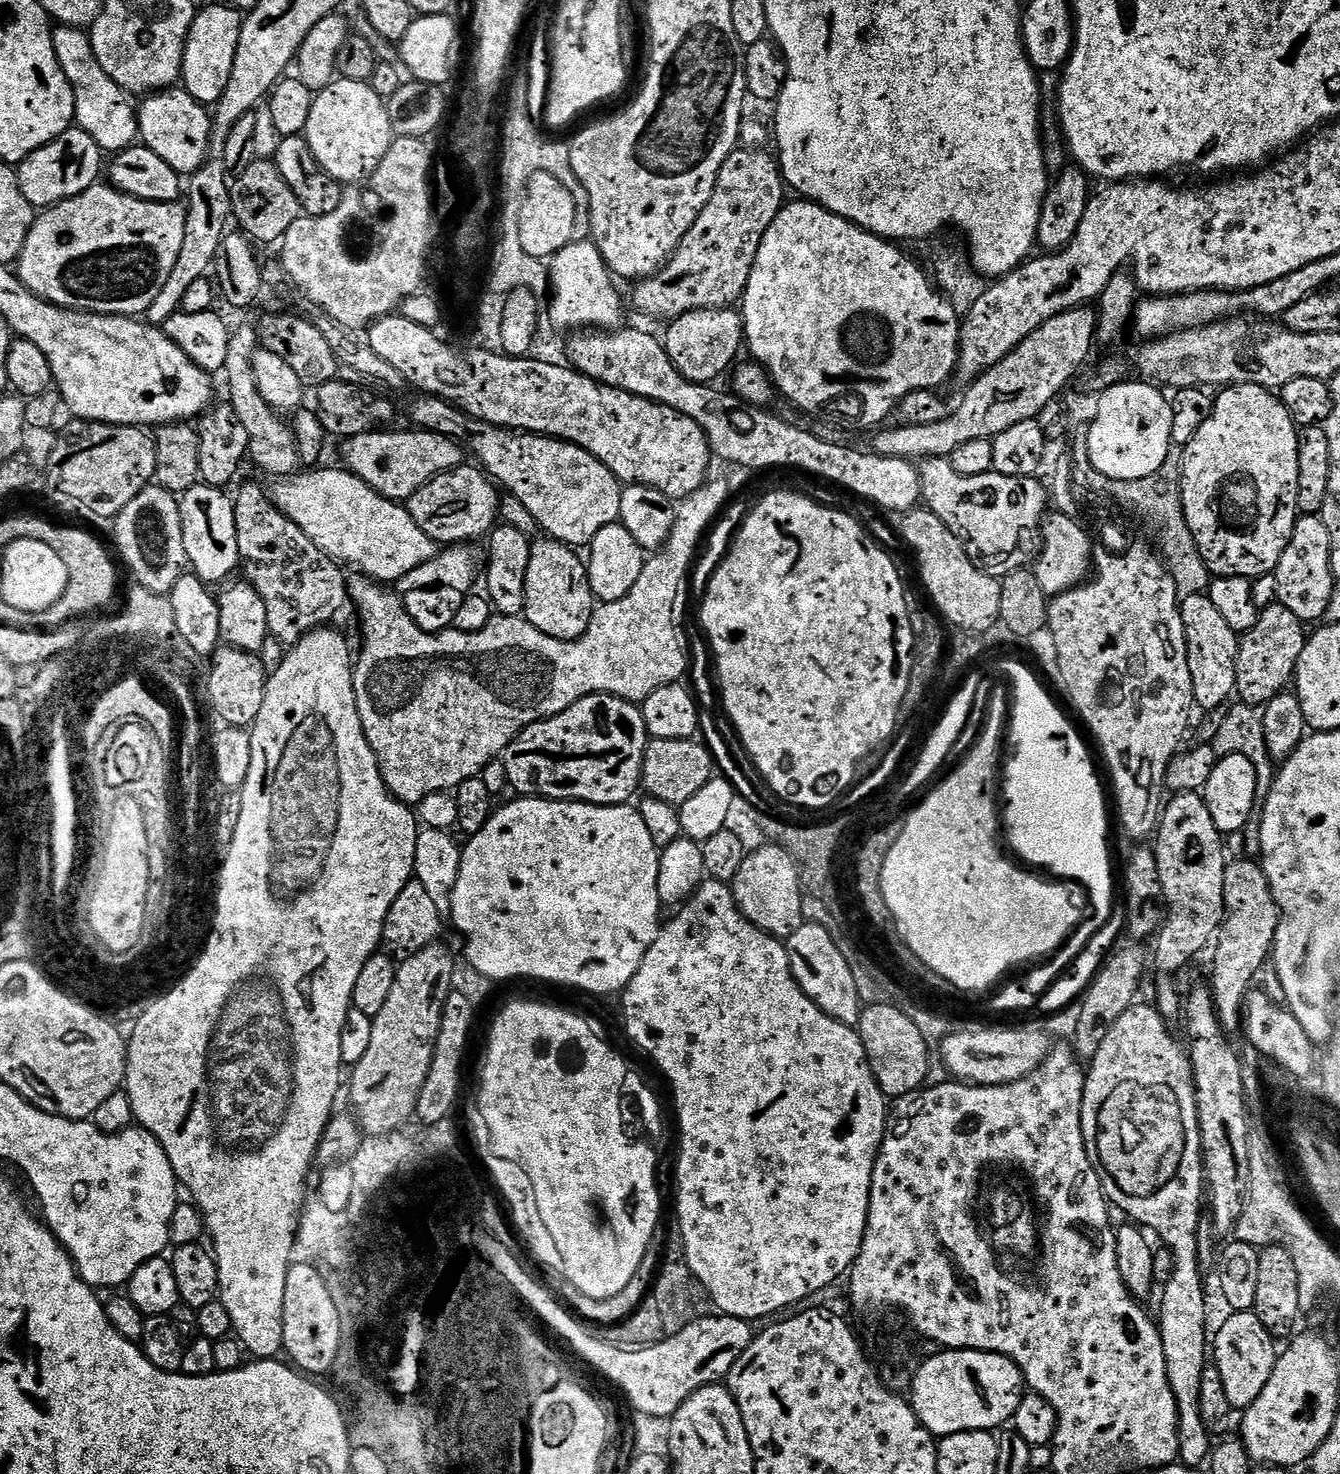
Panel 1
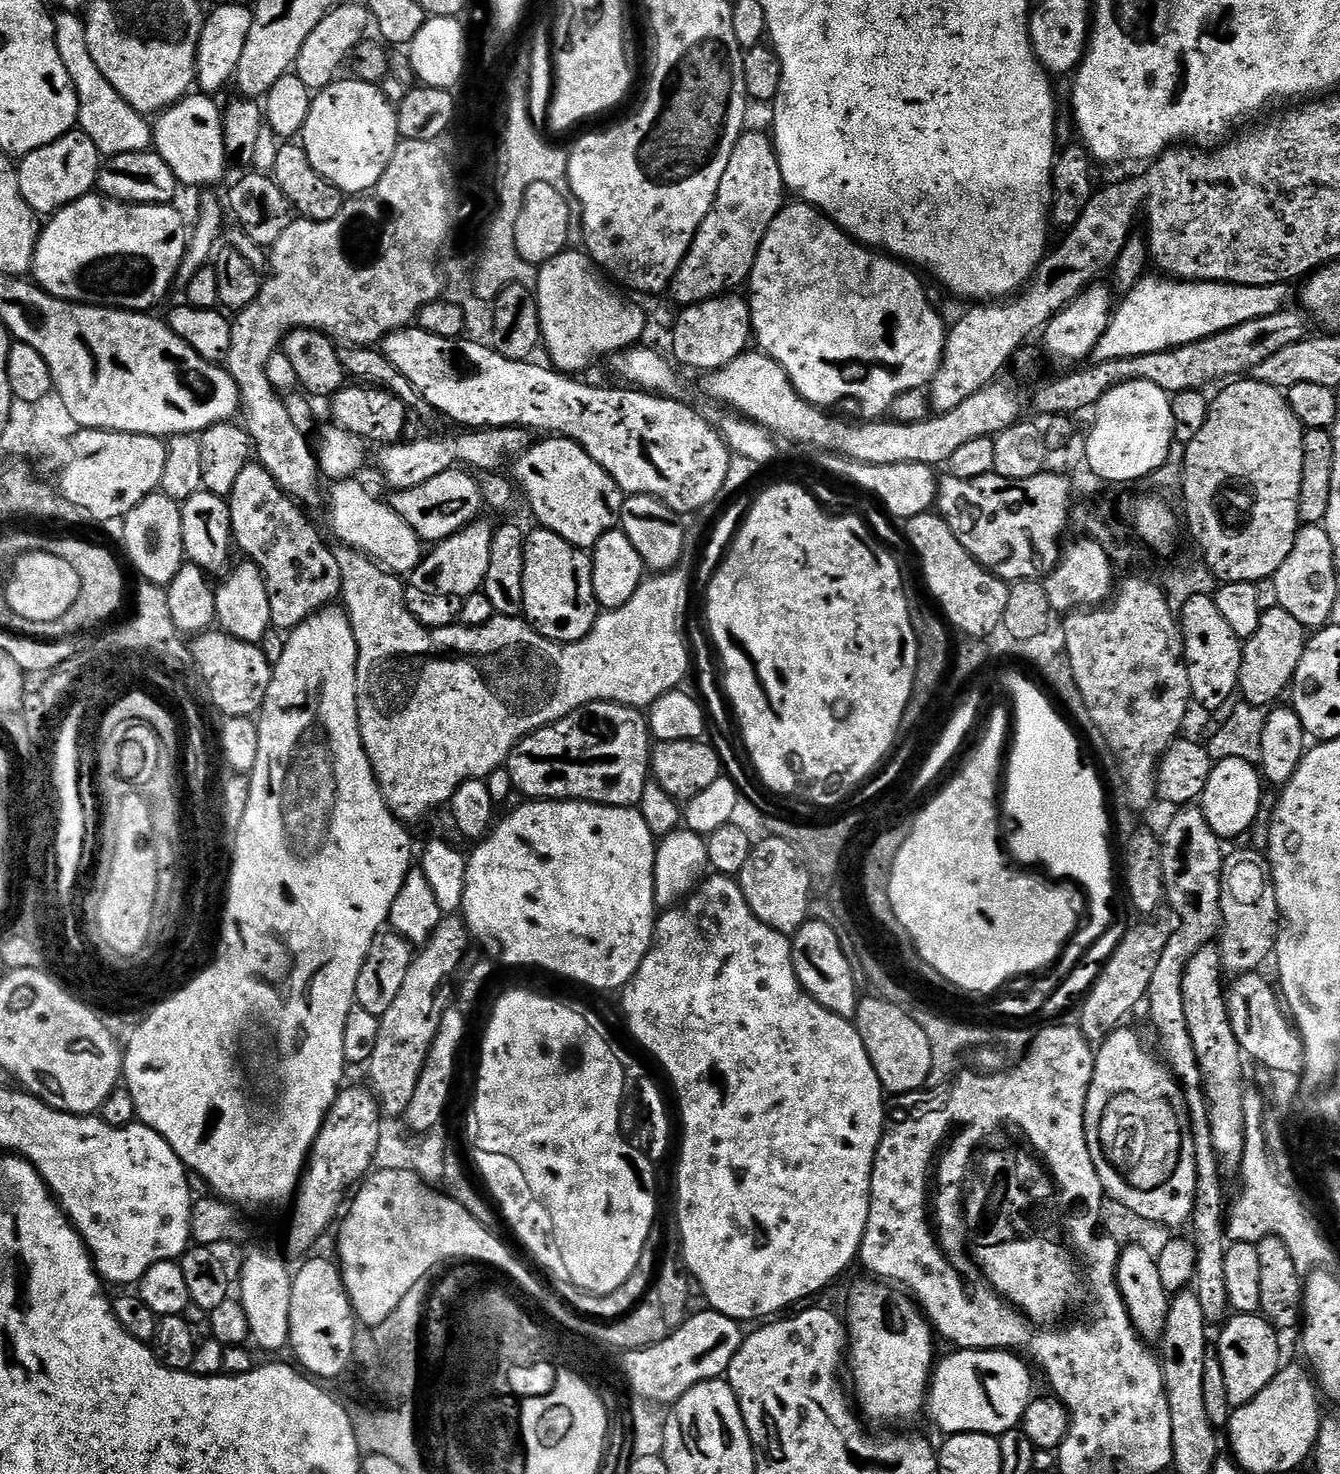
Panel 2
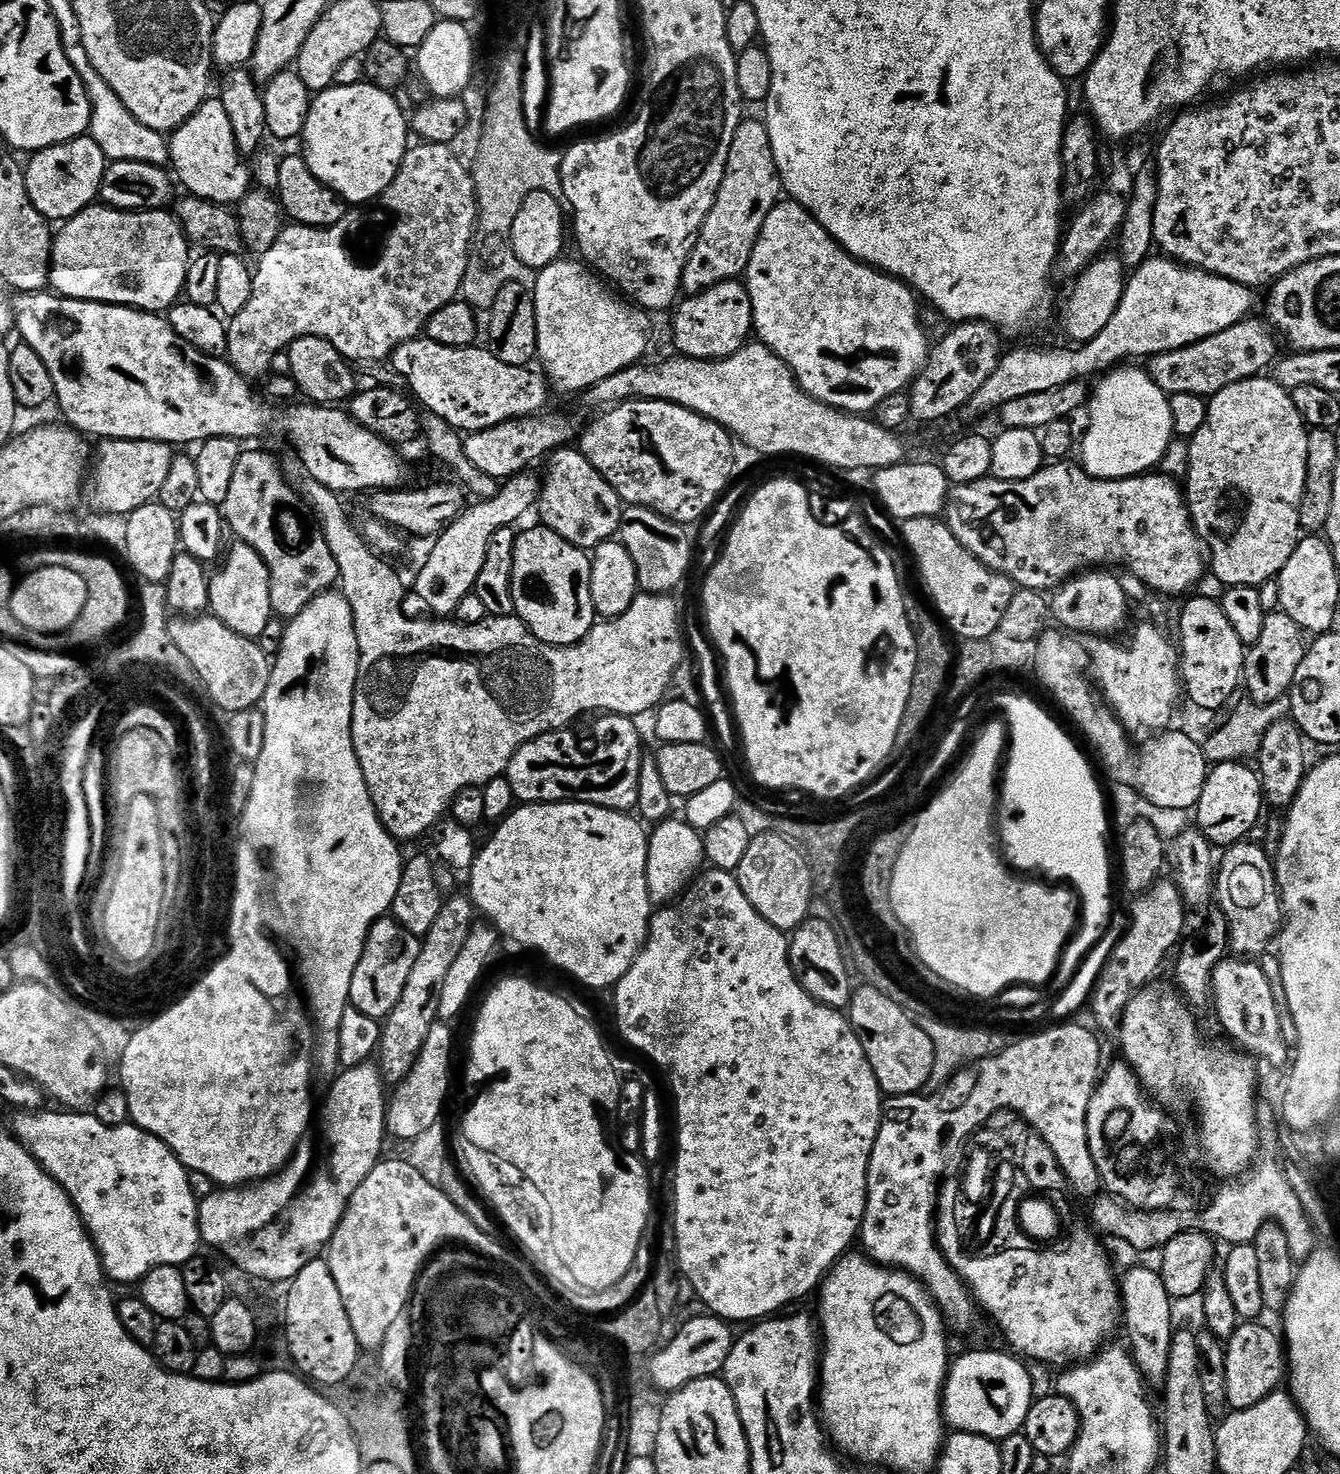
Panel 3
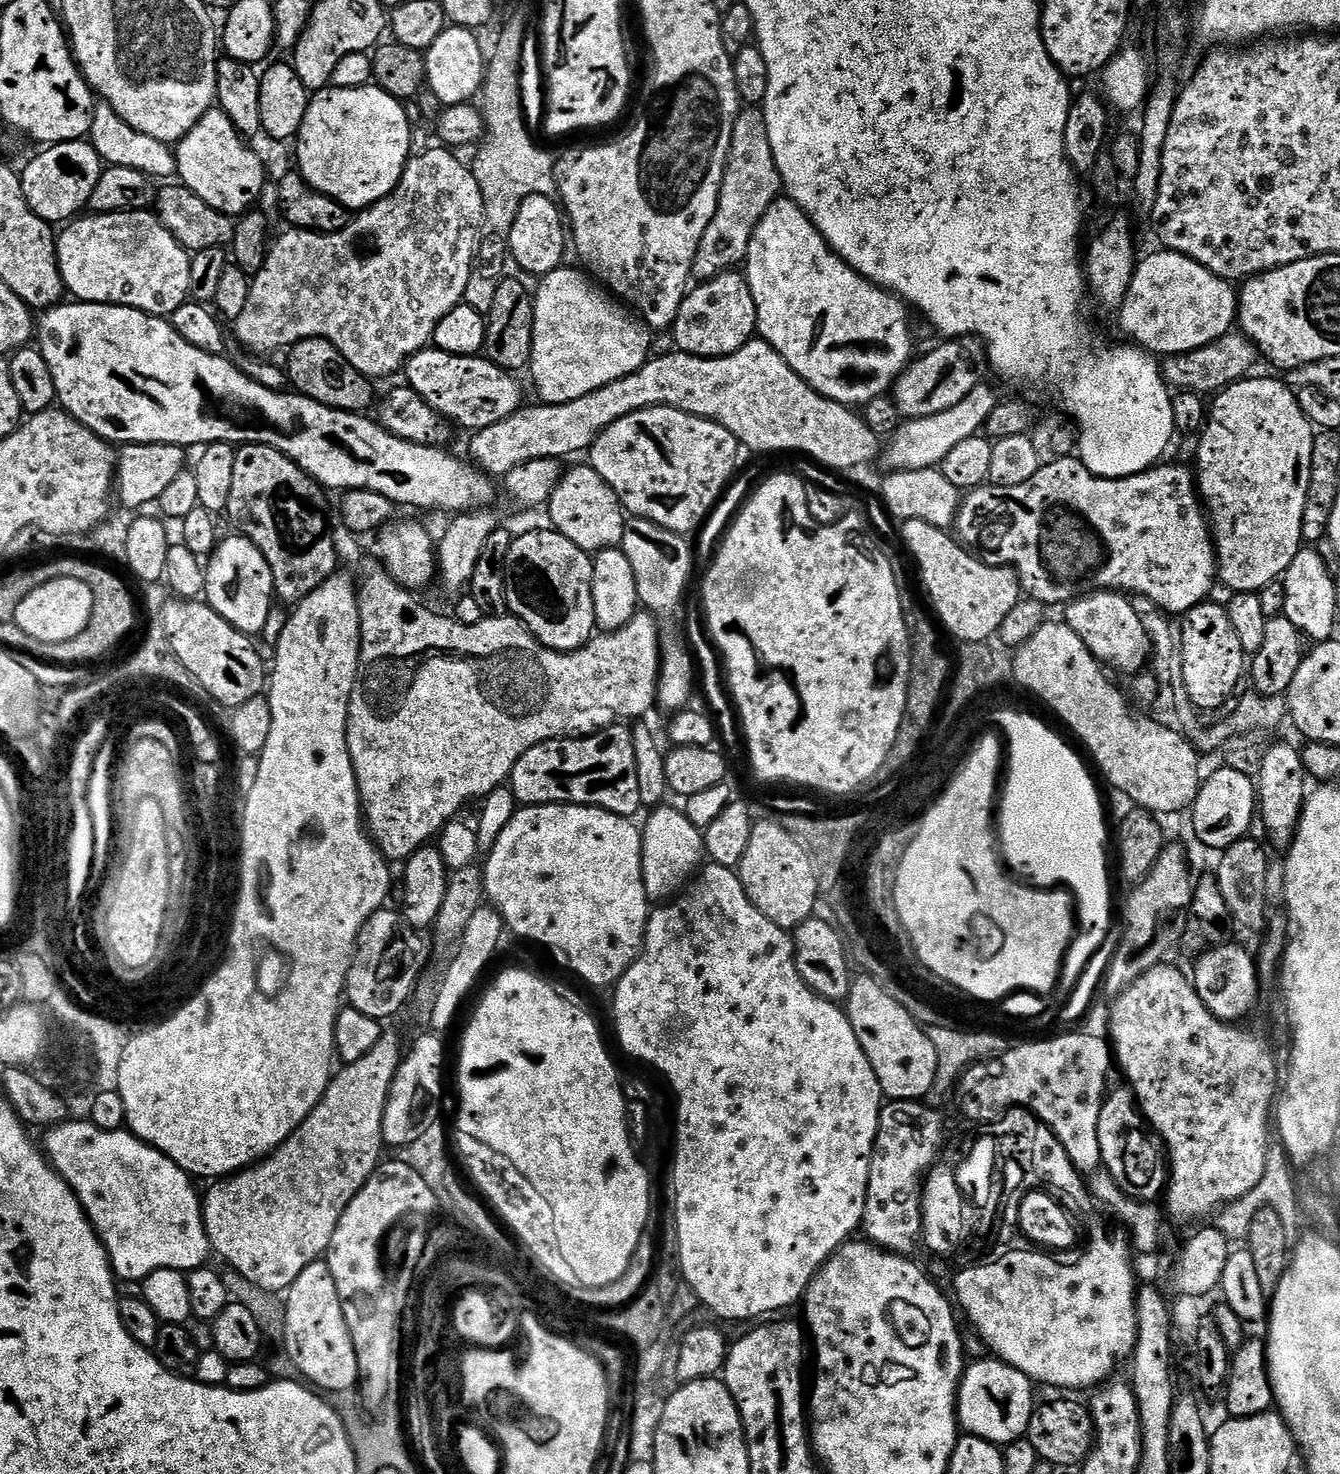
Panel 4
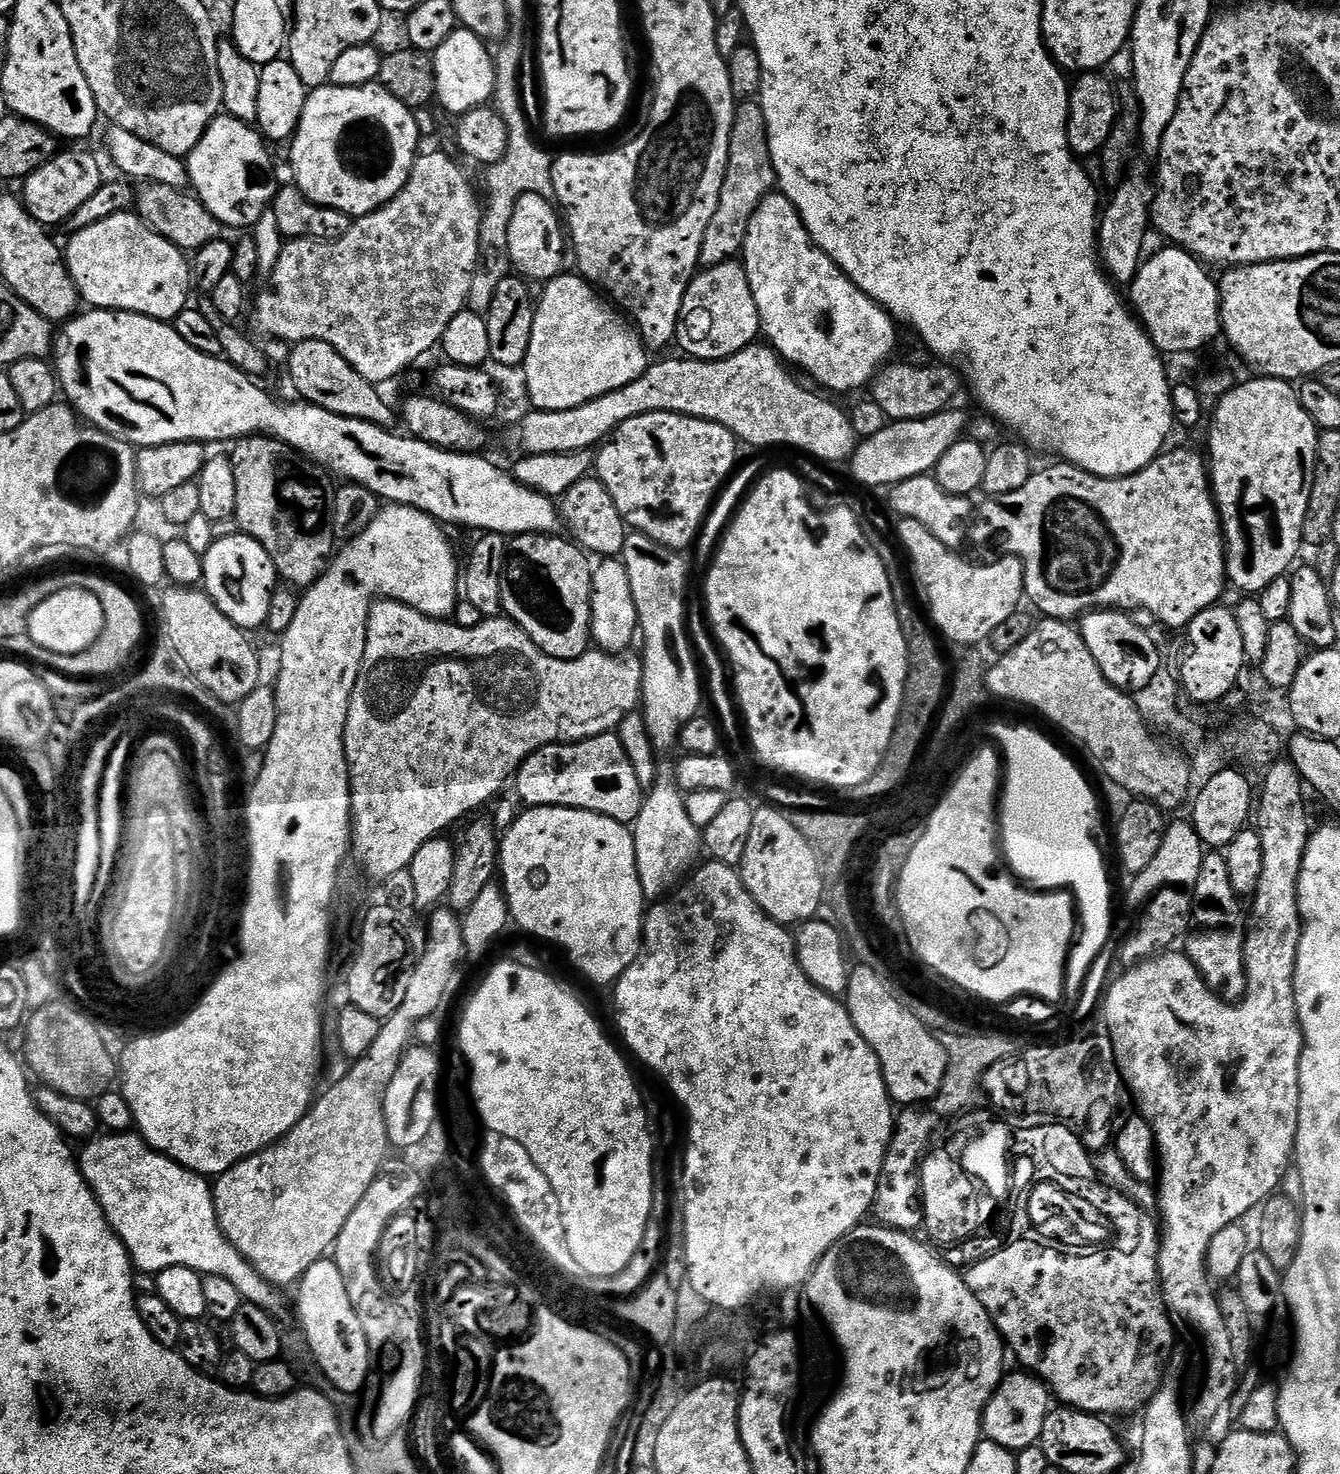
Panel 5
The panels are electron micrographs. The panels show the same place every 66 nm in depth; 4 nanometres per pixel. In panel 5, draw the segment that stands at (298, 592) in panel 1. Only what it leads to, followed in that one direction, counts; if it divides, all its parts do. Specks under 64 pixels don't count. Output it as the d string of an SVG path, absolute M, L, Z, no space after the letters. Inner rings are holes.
M246 436L233 448L236 449L231 449L230 455L234 466L234 482L238 486L234 524L240 527L237 529L243 535L257 540L270 554L277 577L285 585L306 590L318 582L318 578L322 578L338 548L336 531L332 529L333 477L328 469L321 468L315 460L295 452L289 444L283 444L272 436Z

